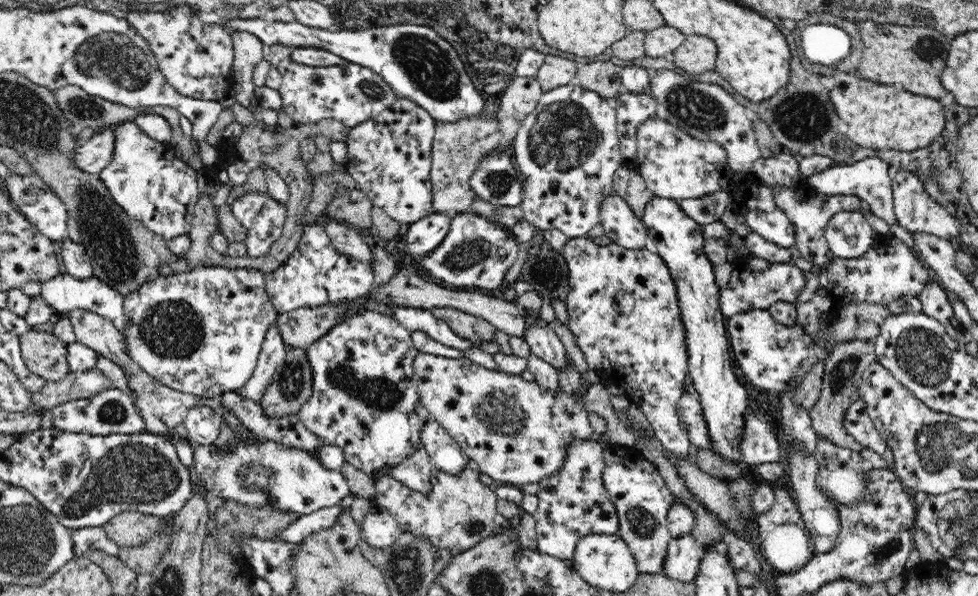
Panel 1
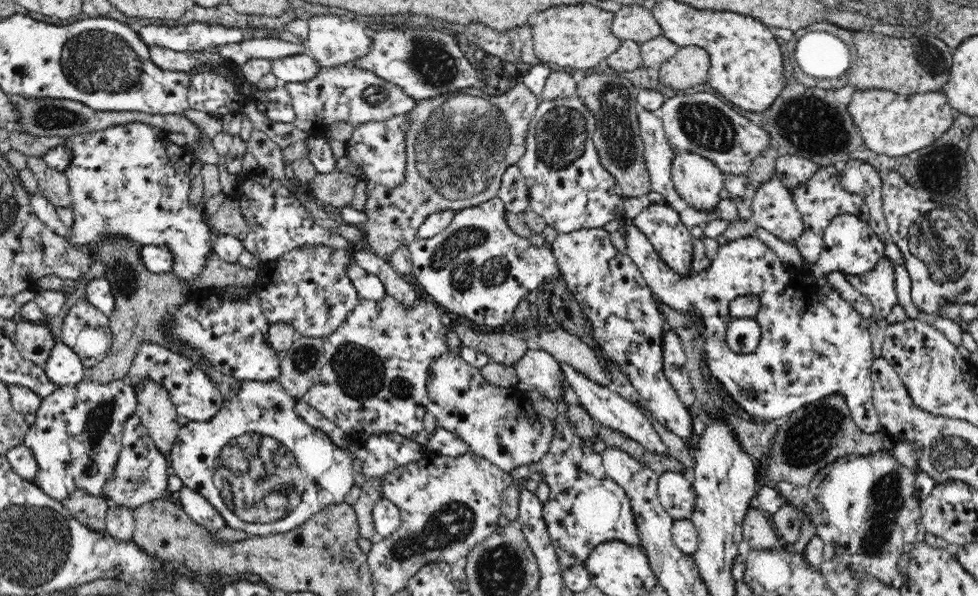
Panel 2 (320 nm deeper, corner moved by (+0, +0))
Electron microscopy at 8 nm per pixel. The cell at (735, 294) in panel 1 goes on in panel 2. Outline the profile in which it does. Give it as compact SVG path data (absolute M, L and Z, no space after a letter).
M851 214L835 216L823 234L825 247L814 264L806 264L806 268L820 278L829 272L838 271L845 275L860 276L874 270L878 261L885 256L885 244L881 241L867 221Z

